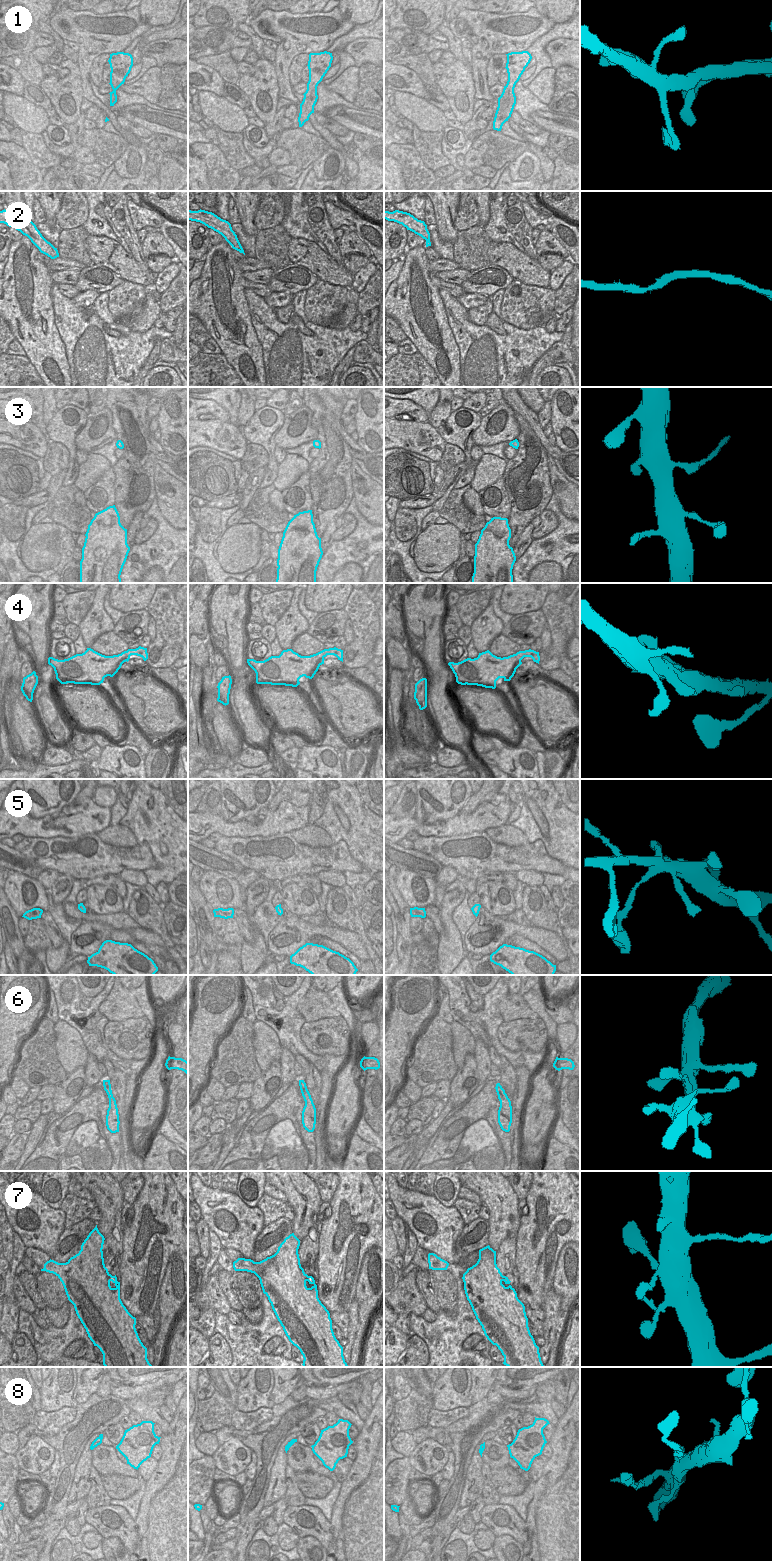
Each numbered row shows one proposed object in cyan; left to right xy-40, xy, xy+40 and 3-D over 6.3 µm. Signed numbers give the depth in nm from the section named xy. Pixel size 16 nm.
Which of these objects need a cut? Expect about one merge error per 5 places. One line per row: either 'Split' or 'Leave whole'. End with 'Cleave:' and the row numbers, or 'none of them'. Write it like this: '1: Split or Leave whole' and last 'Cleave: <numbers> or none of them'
1: Leave whole
2: Leave whole
3: Split
4: Leave whole
5: Leave whole
6: Leave whole
7: Leave whole
8: Split
Cleave: 3, 8.

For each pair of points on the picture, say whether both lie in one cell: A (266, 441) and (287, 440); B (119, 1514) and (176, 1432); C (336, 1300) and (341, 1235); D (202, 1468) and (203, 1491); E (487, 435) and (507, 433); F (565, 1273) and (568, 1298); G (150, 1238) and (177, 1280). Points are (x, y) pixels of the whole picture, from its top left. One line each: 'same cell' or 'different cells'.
A: different cells
B: different cells
C: same cell
D: same cell
E: same cell
F: same cell
G: different cells

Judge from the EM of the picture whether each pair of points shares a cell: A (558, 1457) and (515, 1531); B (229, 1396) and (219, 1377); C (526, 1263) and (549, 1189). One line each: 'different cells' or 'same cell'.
A: different cells
B: same cell
C: same cell

